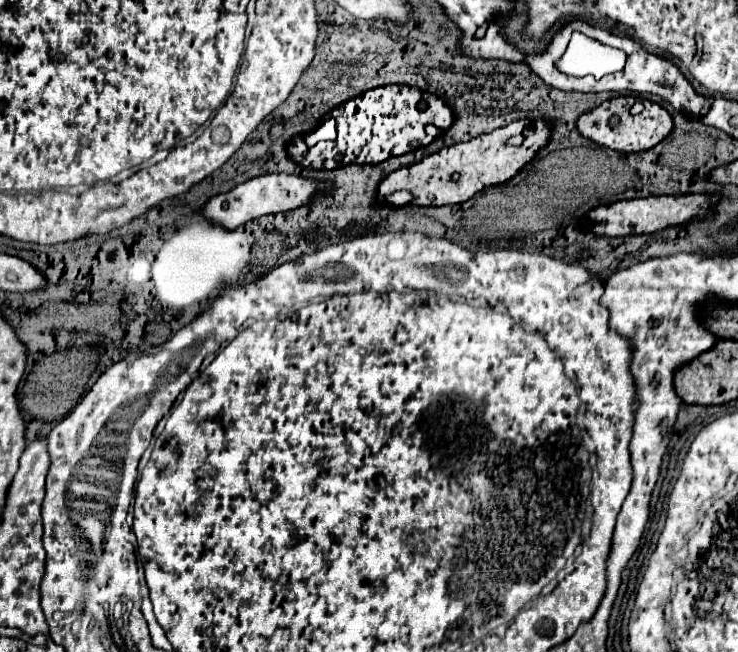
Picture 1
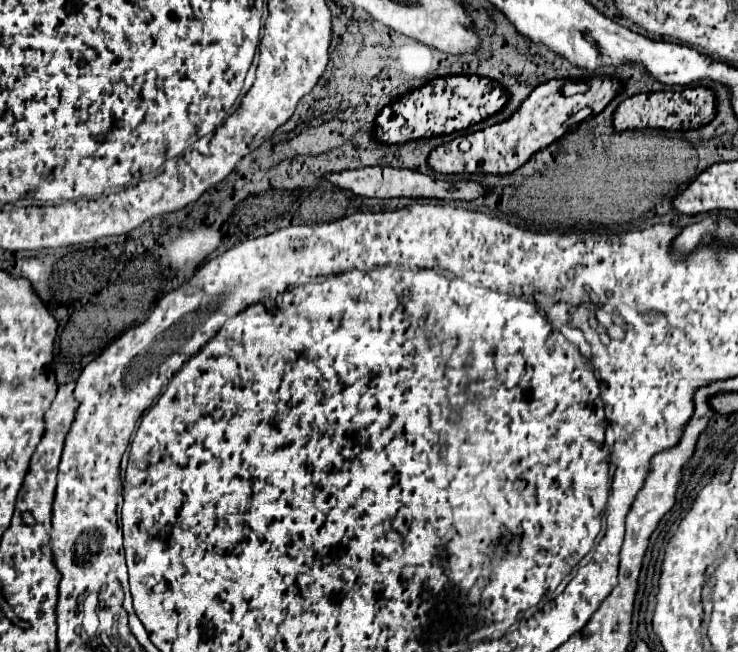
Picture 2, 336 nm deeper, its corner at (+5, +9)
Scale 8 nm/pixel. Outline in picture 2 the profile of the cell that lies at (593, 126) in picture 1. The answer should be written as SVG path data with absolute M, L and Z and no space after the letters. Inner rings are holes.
M686 88L682 92L648 92L636 94L620 102L614 112L614 130L638 130L638 128L664 128L664 130L694 130L708 124L716 114L714 94L706 88Z

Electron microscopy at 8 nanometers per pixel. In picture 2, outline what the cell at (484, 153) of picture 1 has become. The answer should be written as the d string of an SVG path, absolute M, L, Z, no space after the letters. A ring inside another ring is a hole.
M610 76L602 78L592 78L590 90L584 94L574 94L574 96L564 96L562 94L562 80L552 80L540 84L532 94L520 104L516 114L512 114L508 120L498 122L486 130L478 130L474 134L468 134L466 138L472 142L470 152L460 154L458 144L460 138L454 138L452 142L446 142L438 148L434 148L428 156L428 166L438 172L438 174L510 174L524 166L530 156L558 138L562 138L566 132L576 128L576 124L570 122L570 118L580 112L582 108L592 108L592 114L598 114L606 108L606 104L622 90L620 82Z

